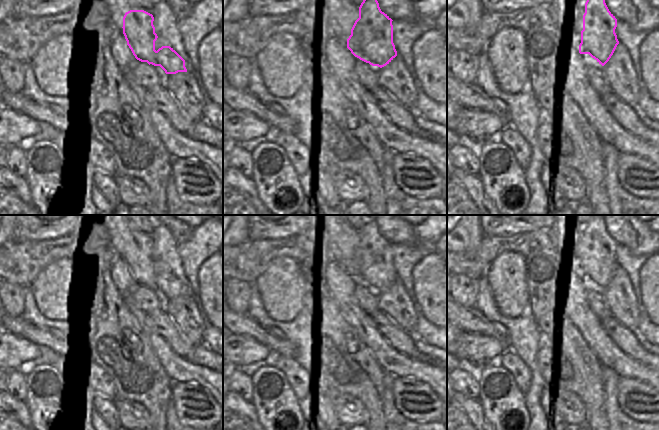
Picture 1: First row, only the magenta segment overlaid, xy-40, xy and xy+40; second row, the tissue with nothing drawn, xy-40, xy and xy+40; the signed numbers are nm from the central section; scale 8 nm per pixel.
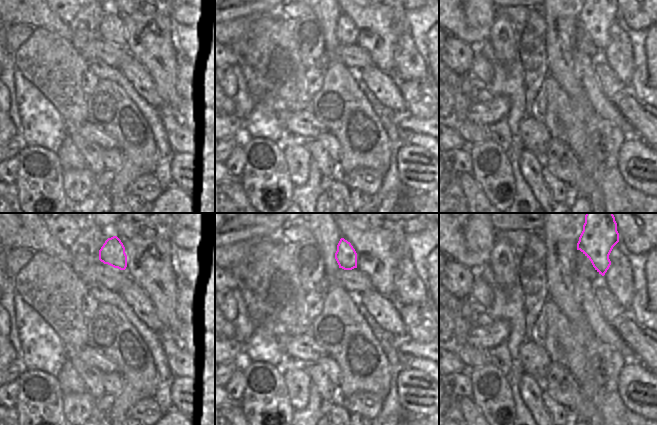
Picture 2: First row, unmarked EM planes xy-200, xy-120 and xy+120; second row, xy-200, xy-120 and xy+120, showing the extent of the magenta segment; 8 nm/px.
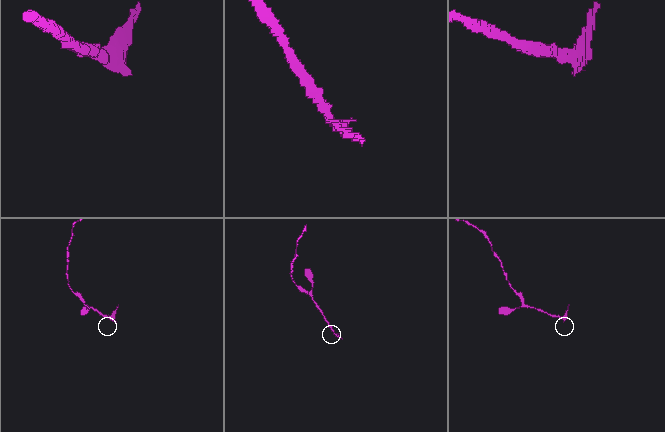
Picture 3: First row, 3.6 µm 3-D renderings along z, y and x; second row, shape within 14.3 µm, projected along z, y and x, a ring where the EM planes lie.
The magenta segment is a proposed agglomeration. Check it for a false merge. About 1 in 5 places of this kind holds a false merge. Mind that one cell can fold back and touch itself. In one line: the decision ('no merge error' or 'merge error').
merge error

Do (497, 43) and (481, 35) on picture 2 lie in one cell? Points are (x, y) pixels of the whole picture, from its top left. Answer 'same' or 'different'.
different

